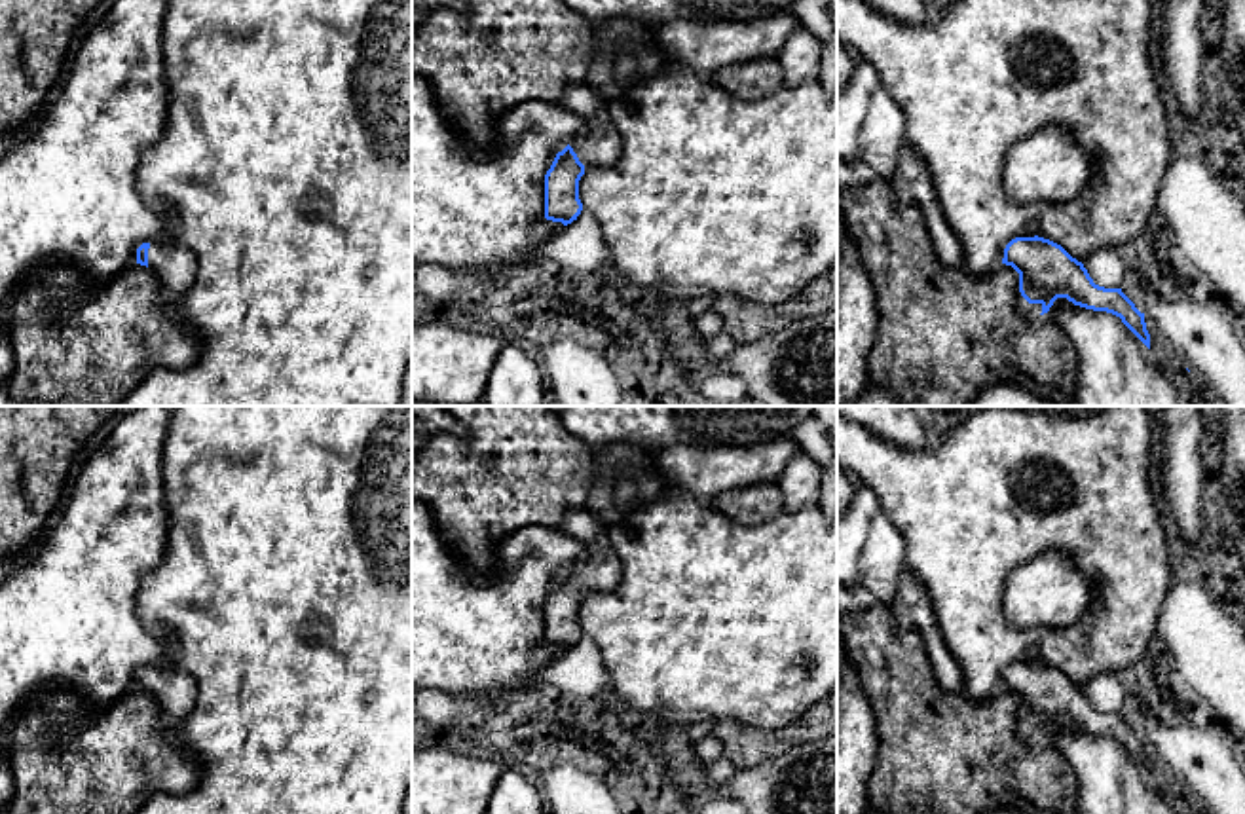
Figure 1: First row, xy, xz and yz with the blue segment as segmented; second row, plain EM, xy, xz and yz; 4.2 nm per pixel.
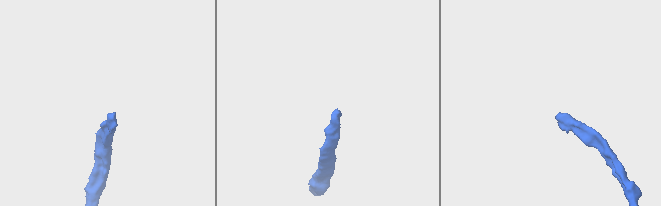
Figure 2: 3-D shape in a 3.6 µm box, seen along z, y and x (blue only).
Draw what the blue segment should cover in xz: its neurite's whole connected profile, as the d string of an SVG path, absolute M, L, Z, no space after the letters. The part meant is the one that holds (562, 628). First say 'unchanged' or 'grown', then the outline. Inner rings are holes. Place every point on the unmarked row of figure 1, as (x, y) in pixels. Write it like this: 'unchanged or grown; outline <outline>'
grown; outline M577 509L566 514L560 529L586 548L586 560L556 579L545 600L545 643L564 651L583 636L579 605L590 592L611 590L621 581L621 562L609 543L609 527L594 514Z

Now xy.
grown; outline M142 668L137 689L150 693L161 708L161 723L178 727L195 702L195 681L178 668Z

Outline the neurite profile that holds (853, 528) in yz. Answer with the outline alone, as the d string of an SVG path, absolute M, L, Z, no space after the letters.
M860 484L850 509L837 520L837 583L856 583L858 556L867 539L869 522L877 510L877 495L867 486Z

